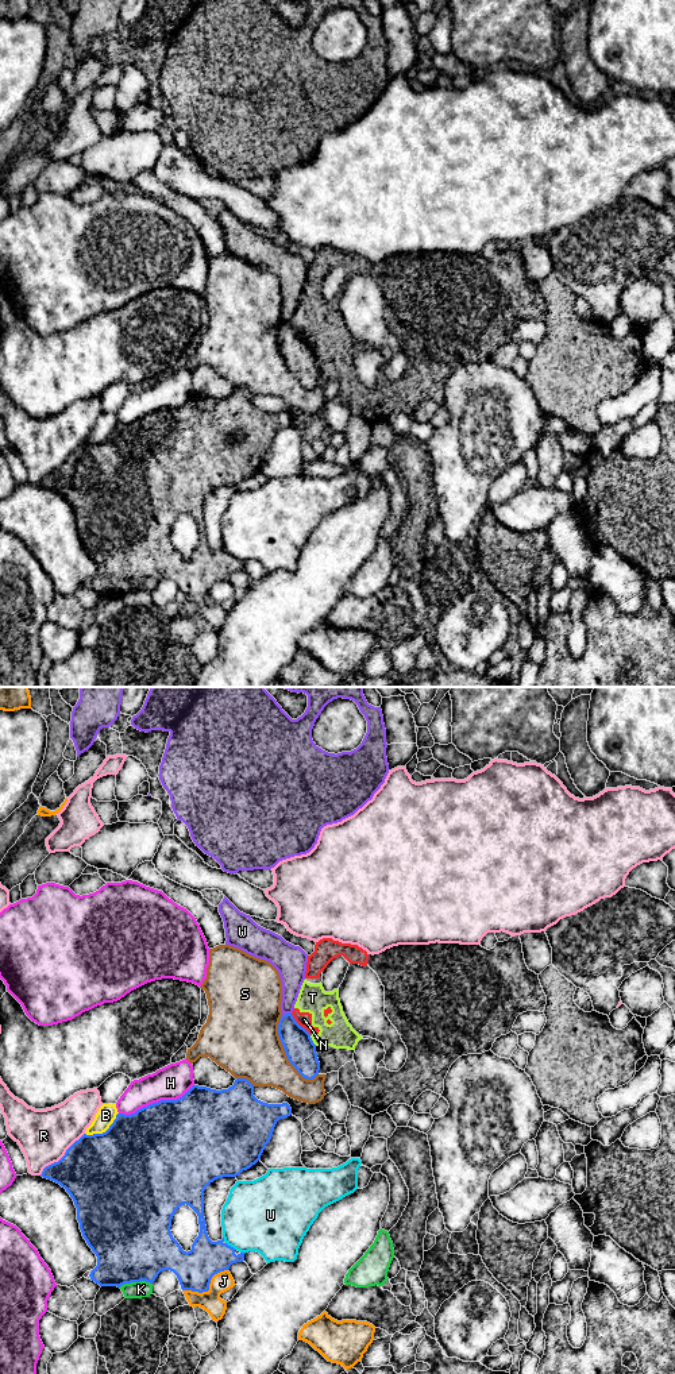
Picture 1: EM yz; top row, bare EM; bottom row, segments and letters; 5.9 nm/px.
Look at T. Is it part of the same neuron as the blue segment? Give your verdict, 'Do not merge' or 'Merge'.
Do not merge

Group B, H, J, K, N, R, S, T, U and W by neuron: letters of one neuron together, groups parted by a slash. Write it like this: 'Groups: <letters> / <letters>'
Groups: B / H / J / K / N T / R / S / U / W

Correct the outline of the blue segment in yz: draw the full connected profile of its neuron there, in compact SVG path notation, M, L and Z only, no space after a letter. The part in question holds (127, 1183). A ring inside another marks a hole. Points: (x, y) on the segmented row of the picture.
M236 1078L232 1087L221 1091L193 1085L182 1097L177 1100L161 1100L138 1109L135 1114L131 1115L117 1114L113 1123L103 1134L84 1134L66 1150L65 1155L58 1162L46 1166L40 1176L65 1188L74 1201L74 1205L77 1208L77 1220L80 1223L82 1236L97 1257L97 1266L89 1274L90 1280L100 1286L120 1288L124 1284L140 1281L153 1284L161 1271L170 1270L177 1275L182 1290L192 1290L198 1293L208 1292L212 1277L220 1271L228 1270L232 1263L243 1262L246 1253L240 1253L236 1255L235 1248L228 1246L224 1242L224 1238L217 1242L212 1242L209 1239L204 1217L204 1190L215 1180L223 1177L236 1177L243 1170L247 1170L252 1165L255 1165L261 1159L266 1145L270 1142L277 1122L290 1115L292 1108L288 1103L263 1103L254 1096L254 1085L248 1080ZM184 1204L189 1205L197 1213L200 1224L198 1236L194 1239L192 1250L188 1253L182 1250L170 1231L173 1215Z

